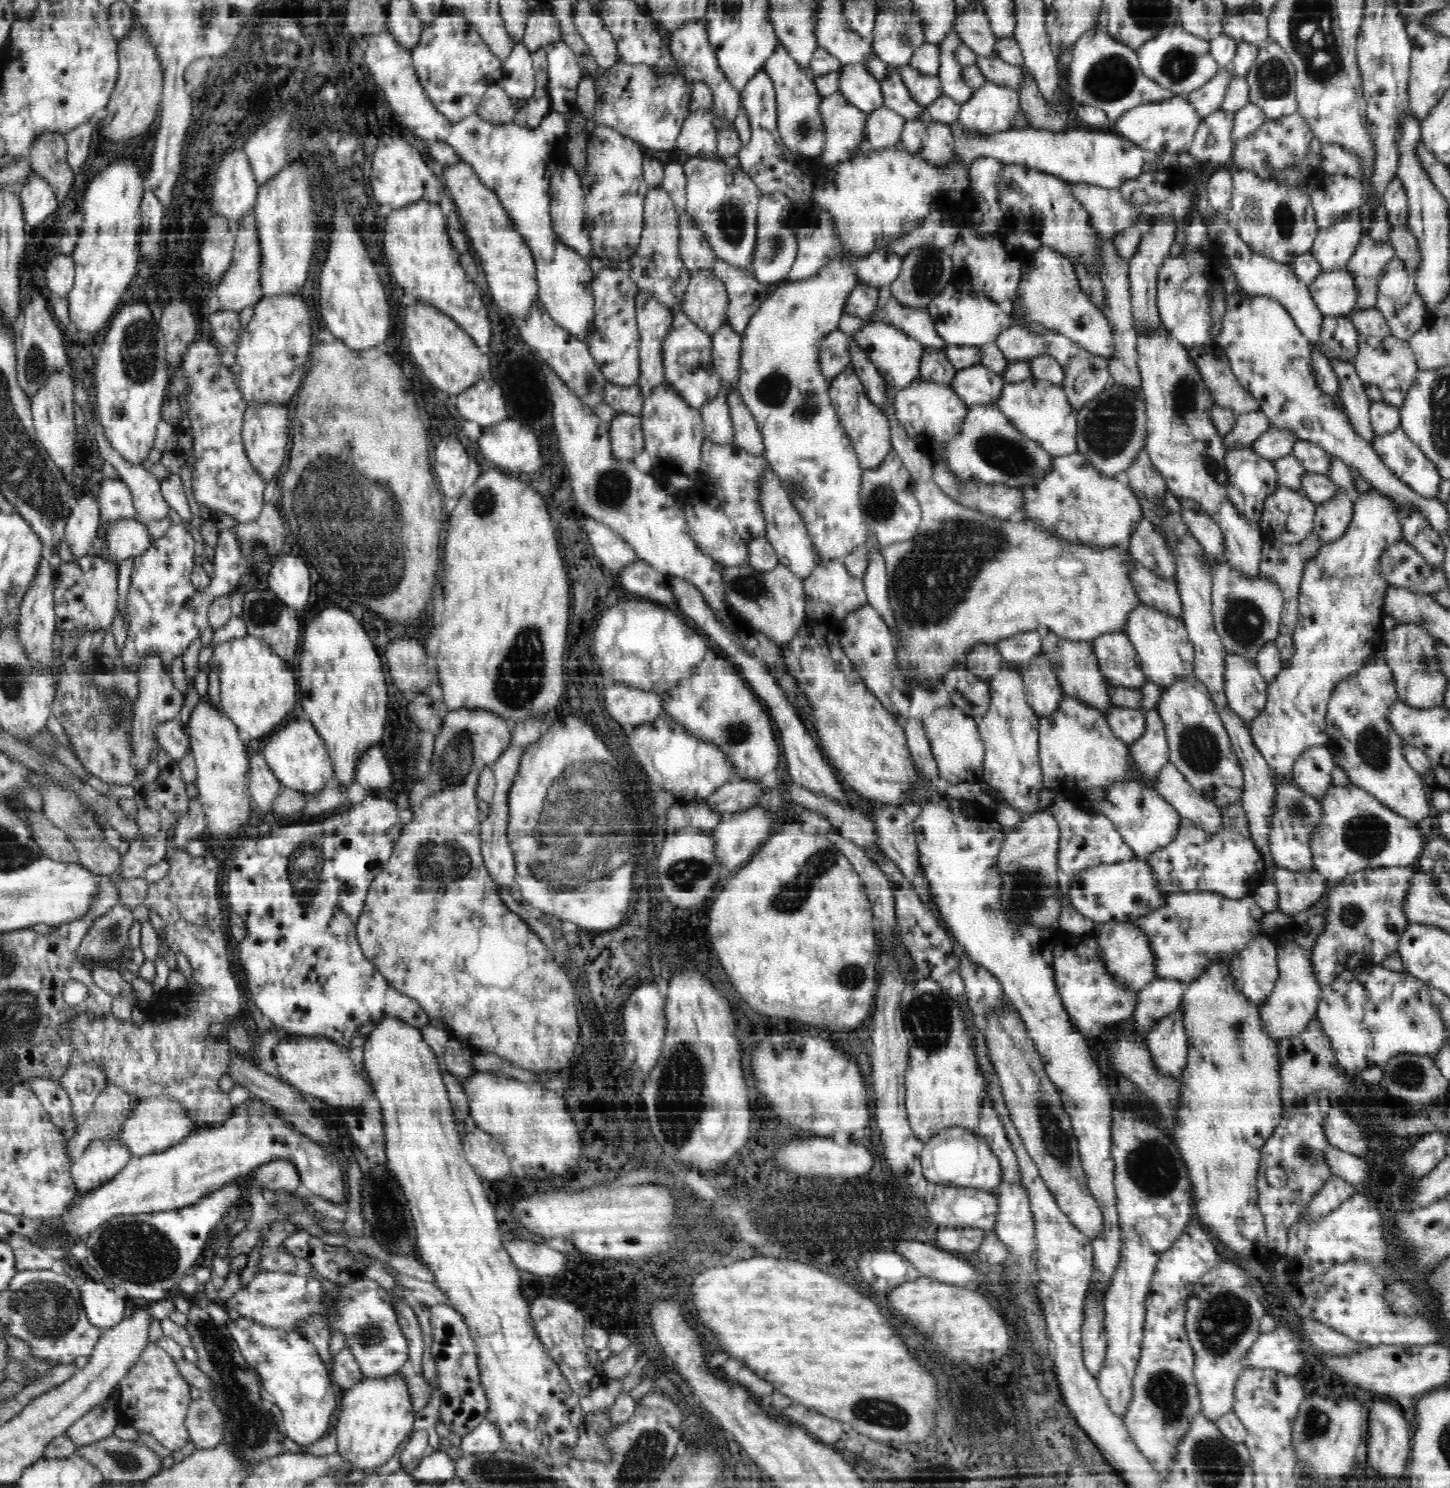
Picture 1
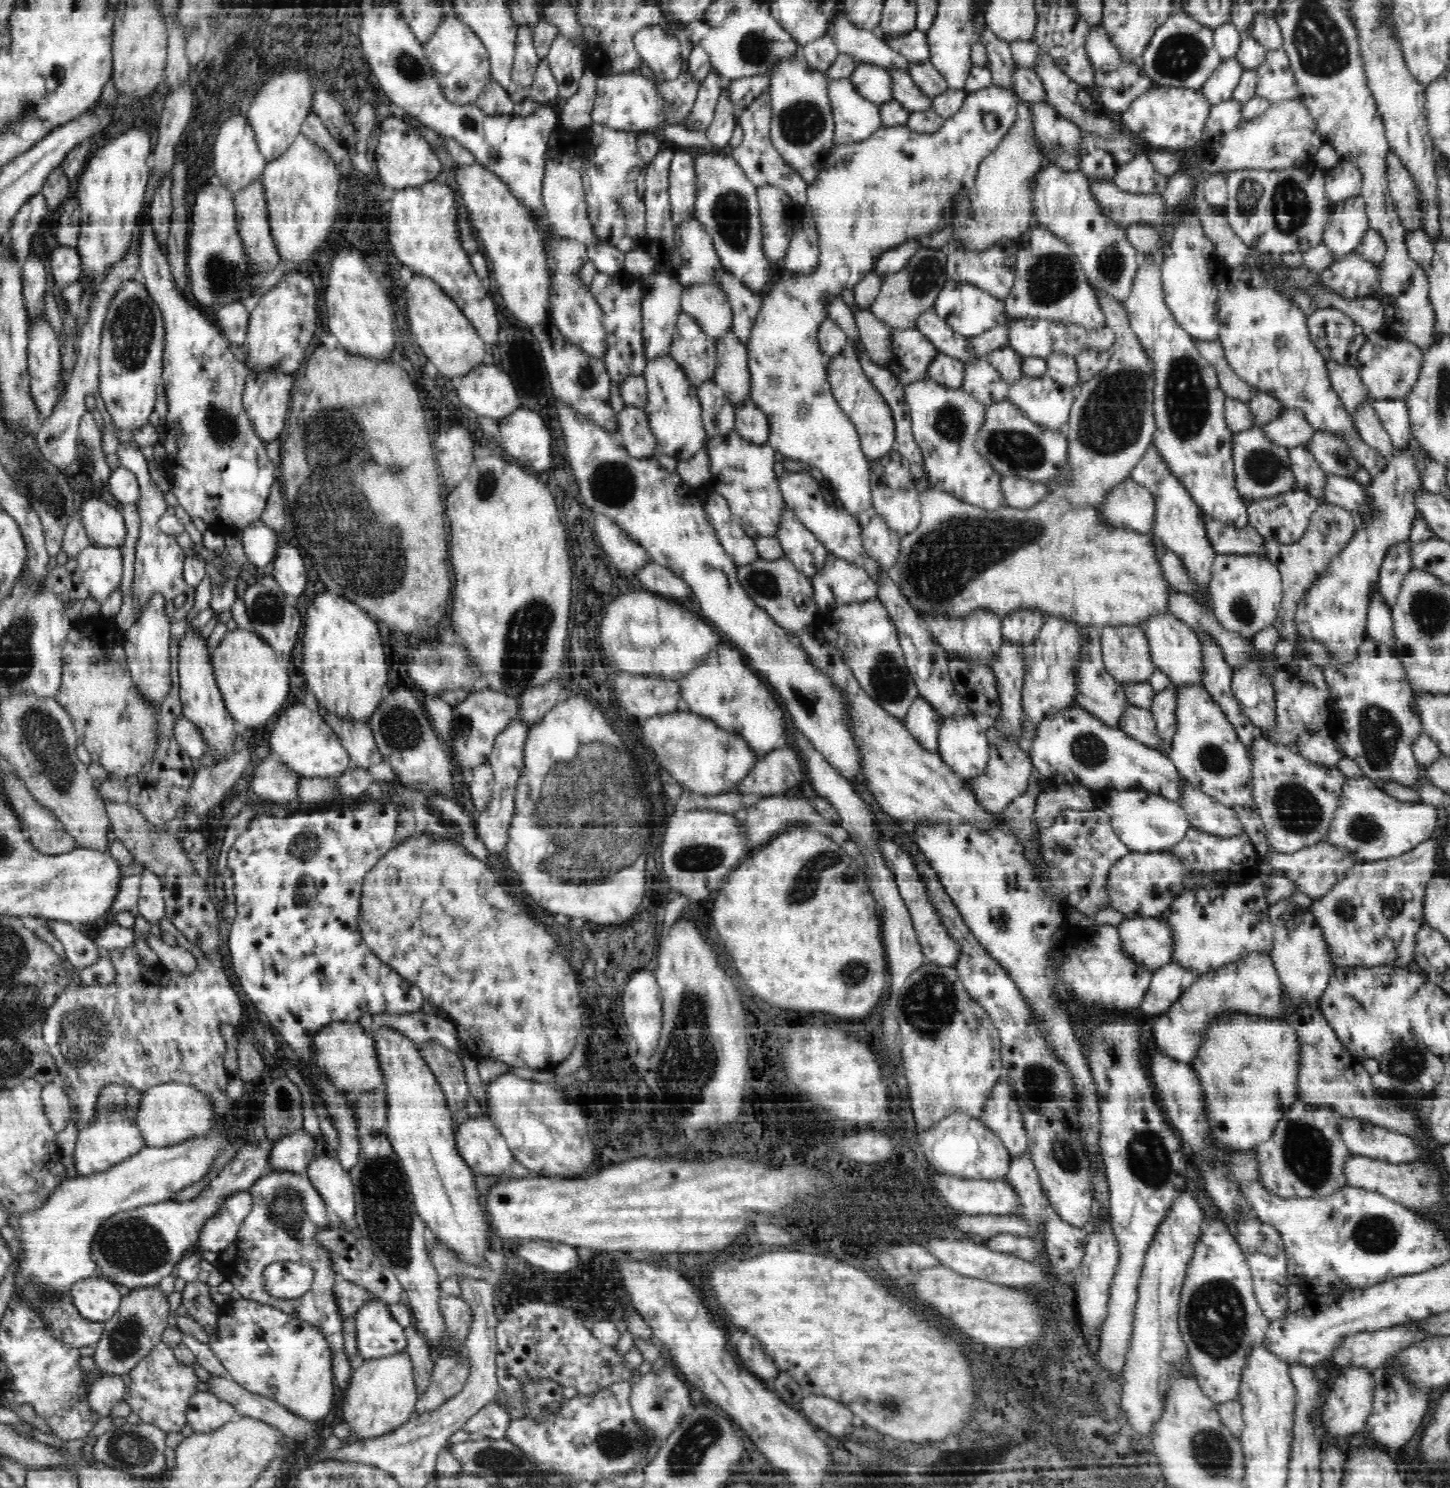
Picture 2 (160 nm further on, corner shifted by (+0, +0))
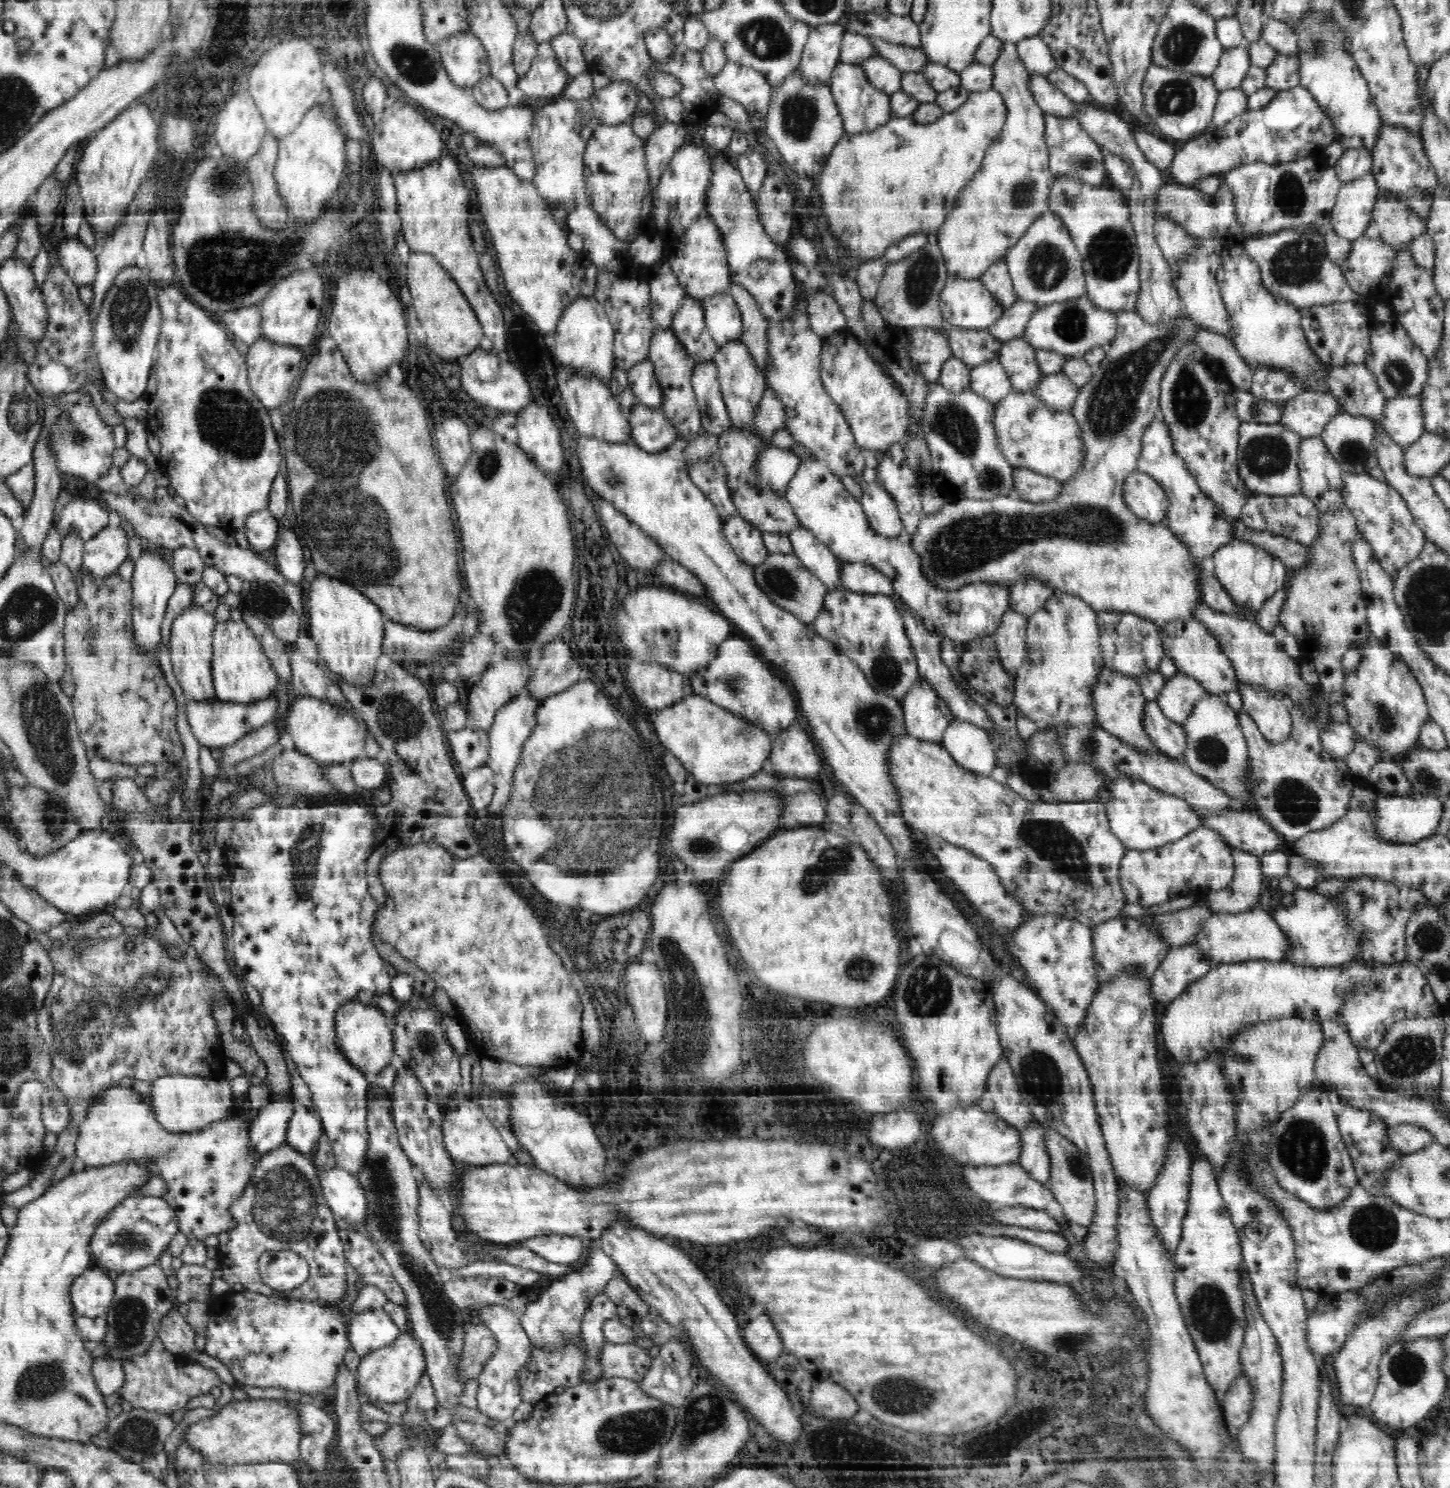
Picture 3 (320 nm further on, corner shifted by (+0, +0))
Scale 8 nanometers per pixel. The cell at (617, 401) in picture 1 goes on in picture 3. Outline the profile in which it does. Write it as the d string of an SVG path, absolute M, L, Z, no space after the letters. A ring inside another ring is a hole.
M646 359L628 371L628 384L636 397L636 404L660 409L664 402L662 387L656 379L654 365Z

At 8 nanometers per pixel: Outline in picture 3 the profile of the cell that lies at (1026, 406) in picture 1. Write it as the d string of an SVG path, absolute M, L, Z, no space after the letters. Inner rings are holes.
M1064 373L1049 374L1035 382L1031 394L1052 411L1066 412L1074 406L1079 388Z

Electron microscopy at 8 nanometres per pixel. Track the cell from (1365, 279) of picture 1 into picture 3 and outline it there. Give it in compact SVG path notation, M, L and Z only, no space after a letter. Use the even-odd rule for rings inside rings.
M1381 192L1364 235L1382 239L1394 250L1407 250L1416 236L1427 232L1427 224L1427 219L1409 210L1406 202Z

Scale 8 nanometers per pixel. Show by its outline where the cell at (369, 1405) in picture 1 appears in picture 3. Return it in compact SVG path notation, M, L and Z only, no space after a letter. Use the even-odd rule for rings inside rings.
M412 1332L402 1333L389 1346L372 1351L361 1358L357 1371L357 1384L364 1388L364 1392L380 1402L405 1402L416 1390L416 1386L426 1370L424 1351L421 1342Z

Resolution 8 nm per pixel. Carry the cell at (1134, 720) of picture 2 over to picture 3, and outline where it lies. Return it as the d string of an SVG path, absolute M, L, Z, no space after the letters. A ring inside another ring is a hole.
M1147 701L1142 714L1147 740L1170 757L1181 759L1185 747L1185 734L1182 725L1172 723L1166 718L1156 701Z

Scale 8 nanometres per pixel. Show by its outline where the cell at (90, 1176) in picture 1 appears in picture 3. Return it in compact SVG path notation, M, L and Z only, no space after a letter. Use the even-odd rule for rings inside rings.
M120 1082L112 1085L86 1112L86 1118L79 1126L75 1142L78 1161L85 1168L98 1168L123 1161L151 1160L167 1184L166 1192L161 1194L162 1200L165 1200L177 1213L181 1231L188 1239L198 1239L202 1242L210 1234L221 1236L226 1231L232 1230L235 1226L231 1216L232 1206L244 1194L257 1162L254 1149L250 1145L249 1123L245 1116L233 1116L228 1120L212 1122L193 1133L172 1133L158 1123L154 1107L149 1100L144 1102L133 1087L123 1088L119 1084Z

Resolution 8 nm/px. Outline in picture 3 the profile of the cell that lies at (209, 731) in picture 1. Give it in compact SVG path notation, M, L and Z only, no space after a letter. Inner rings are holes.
M188 606L182 616L172 621L169 636L169 651L174 675L179 687L190 702L212 702L216 700L213 682L213 632L216 624L215 614L209 614L203 606Z

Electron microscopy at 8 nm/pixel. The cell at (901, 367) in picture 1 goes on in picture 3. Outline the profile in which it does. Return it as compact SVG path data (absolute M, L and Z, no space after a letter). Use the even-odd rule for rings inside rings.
M918 327L911 334L908 353L913 360L912 367L928 383L938 382L942 364L953 357L950 344L937 328Z

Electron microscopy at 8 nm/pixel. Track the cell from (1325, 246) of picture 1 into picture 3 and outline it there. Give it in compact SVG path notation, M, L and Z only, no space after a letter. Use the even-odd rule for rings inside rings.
M1372 170L1356 180L1344 183L1331 213L1331 227L1347 242L1358 240L1370 224L1374 206L1381 192Z

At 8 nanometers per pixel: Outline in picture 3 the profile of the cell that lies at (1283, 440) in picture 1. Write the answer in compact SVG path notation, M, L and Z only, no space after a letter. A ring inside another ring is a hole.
M1328 390L1328 394L1321 394L1321 392L1301 392L1282 404L1282 416L1279 417L1279 422L1287 430L1298 434L1300 438L1309 439L1311 436L1322 434L1324 426L1341 411L1340 401L1336 399L1336 395L1332 391Z

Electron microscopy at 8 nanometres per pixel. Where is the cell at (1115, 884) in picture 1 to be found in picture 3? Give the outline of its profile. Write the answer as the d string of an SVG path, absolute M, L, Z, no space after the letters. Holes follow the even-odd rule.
M1202 825L1176 842L1165 844L1160 848L1149 851L1137 851L1127 849L1120 862L1119 883L1122 892L1126 895L1126 903L1134 903L1146 906L1164 904L1173 898L1183 896L1200 896L1210 891L1220 891L1230 887L1235 875L1235 860L1238 855L1232 846L1224 842L1218 831L1208 830Z

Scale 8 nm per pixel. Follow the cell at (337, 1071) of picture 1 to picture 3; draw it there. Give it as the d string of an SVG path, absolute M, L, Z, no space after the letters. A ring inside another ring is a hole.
M354 1000L342 1006L335 1015L336 1045L351 1066L362 1071L364 1076L380 1074L395 1061L393 1032L386 1016L376 1005L363 1004Z

